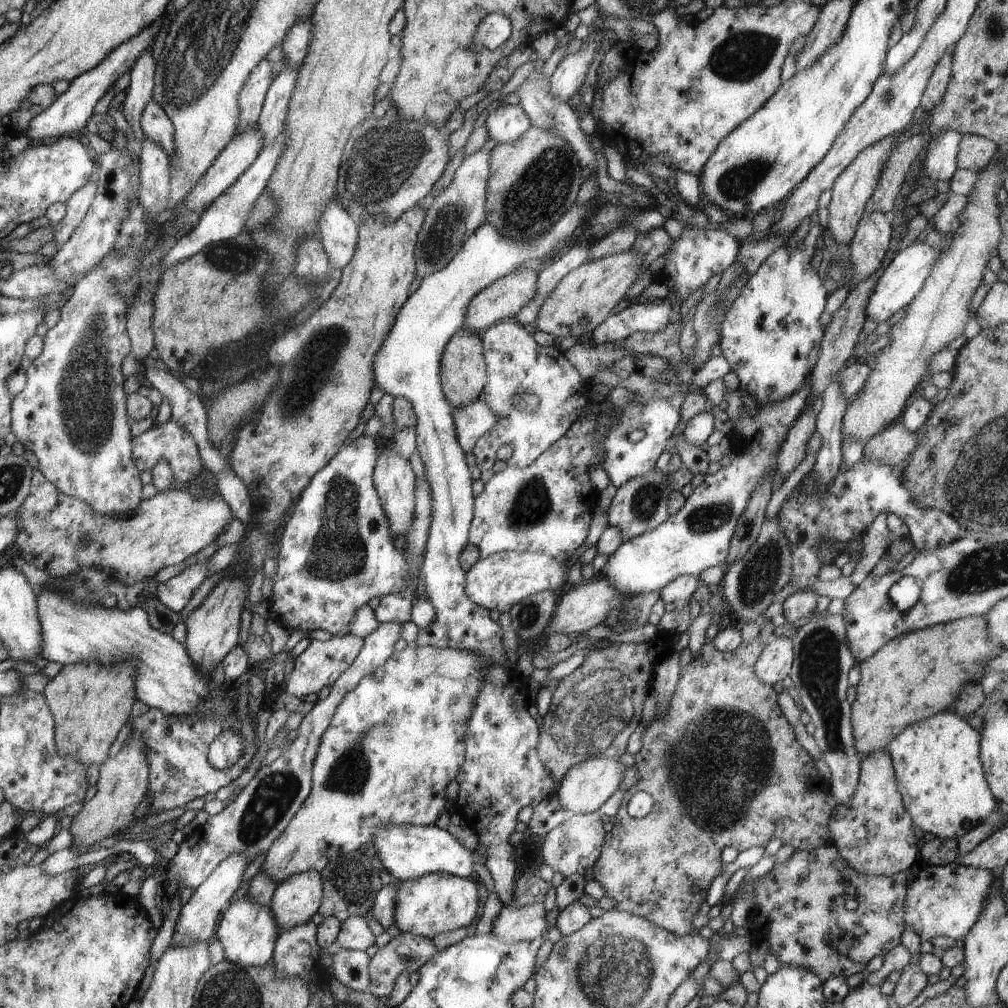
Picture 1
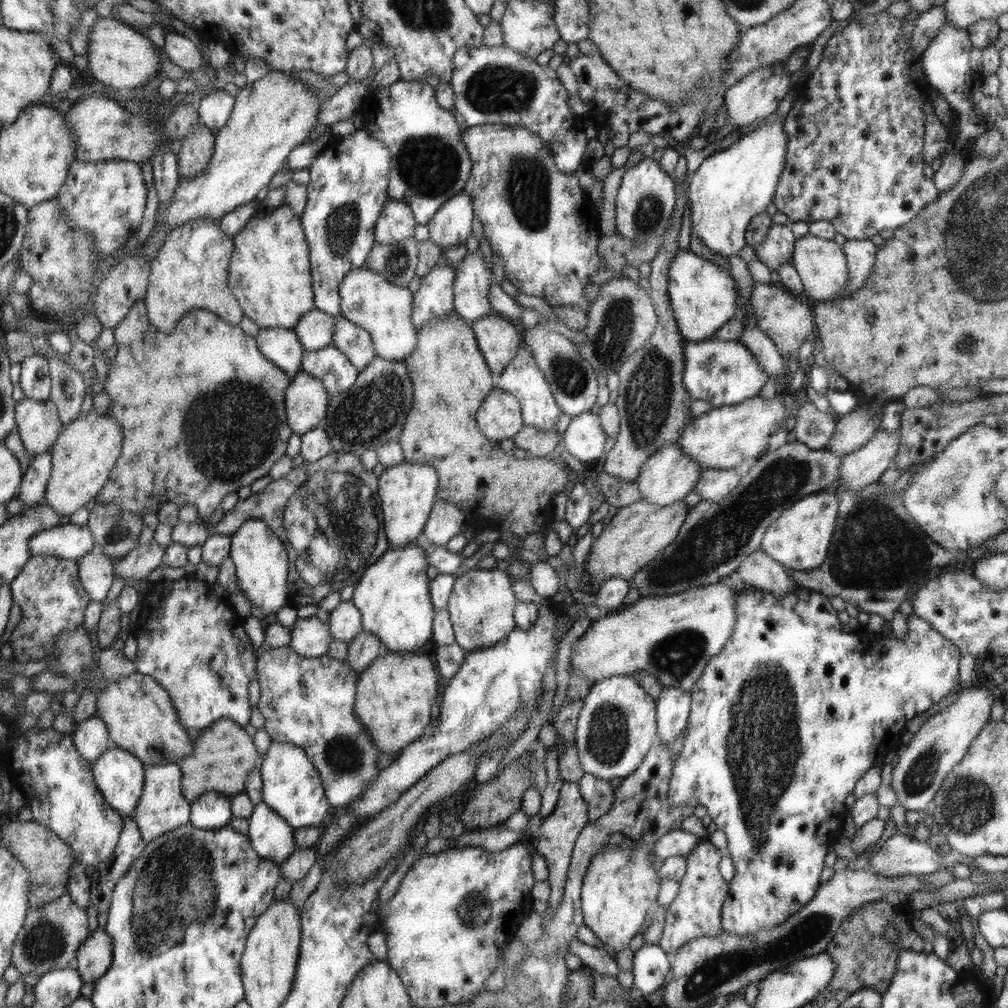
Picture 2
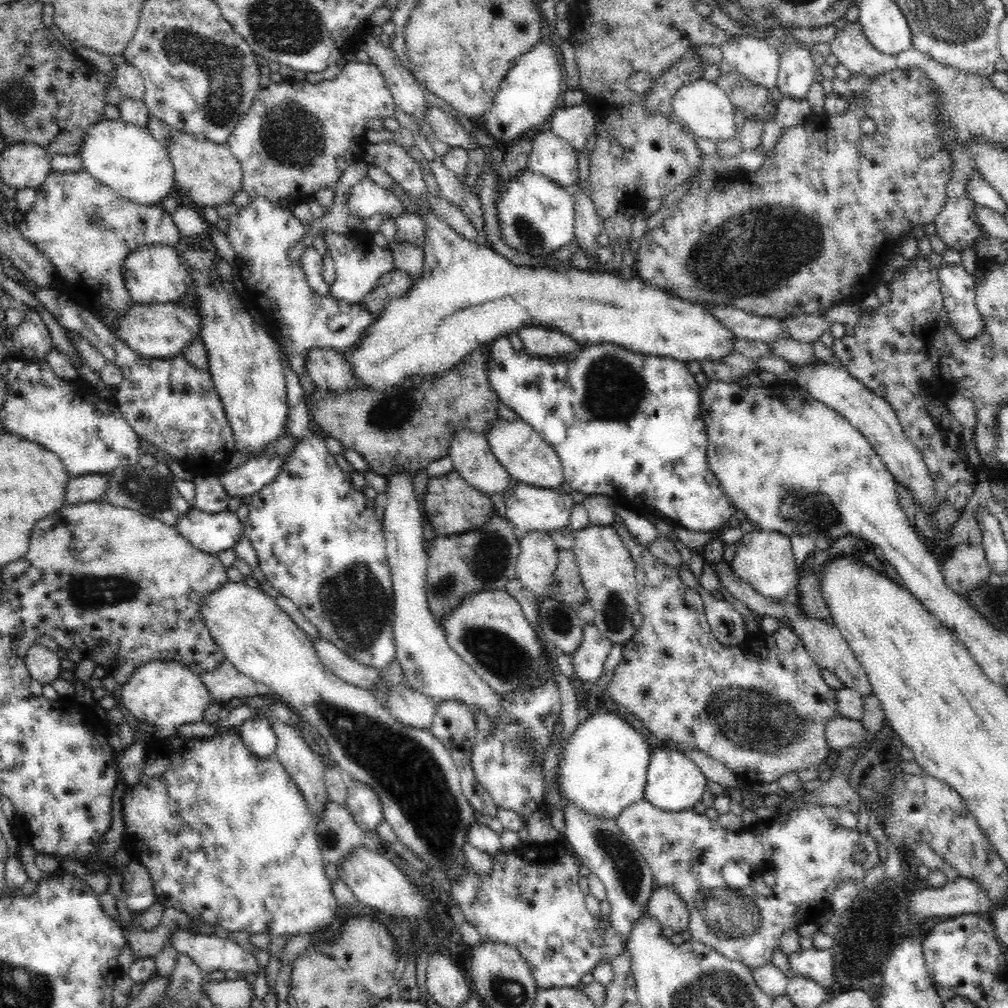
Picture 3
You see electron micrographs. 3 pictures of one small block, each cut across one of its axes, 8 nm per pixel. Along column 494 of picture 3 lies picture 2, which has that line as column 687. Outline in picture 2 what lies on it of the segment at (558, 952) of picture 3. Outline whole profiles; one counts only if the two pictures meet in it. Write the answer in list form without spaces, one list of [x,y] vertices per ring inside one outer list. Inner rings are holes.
[[[703,839],[686,857],[686,870],[679,882],[679,893],[666,908],[665,925],[660,945],[671,957],[692,940],[701,937],[718,937],[724,932],[721,919],[724,915],[725,899],[731,886],[720,874],[718,864],[722,853],[709,840]]]

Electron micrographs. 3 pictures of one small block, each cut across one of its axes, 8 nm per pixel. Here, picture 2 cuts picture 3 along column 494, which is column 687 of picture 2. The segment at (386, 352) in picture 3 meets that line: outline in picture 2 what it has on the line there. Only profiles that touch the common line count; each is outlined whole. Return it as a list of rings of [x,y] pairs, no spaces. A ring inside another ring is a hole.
[[[679,250],[669,266],[668,291],[677,325],[686,341],[713,338],[715,332],[736,314],[736,288],[731,274],[691,250]]]

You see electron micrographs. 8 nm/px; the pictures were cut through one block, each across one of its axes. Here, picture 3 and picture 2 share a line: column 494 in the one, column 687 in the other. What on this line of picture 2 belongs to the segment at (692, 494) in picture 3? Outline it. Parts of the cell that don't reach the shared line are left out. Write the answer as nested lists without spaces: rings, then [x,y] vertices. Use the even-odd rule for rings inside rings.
[[[710,338],[705,341],[684,340],[685,370],[683,379],[693,400],[706,400],[711,408],[744,403],[753,399],[769,376],[758,359],[740,341]]]

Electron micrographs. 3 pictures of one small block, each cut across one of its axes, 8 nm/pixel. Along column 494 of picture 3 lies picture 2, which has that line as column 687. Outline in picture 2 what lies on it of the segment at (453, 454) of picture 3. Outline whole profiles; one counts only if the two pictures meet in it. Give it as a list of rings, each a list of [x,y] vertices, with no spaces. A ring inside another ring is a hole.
[[[677,442],[667,444],[642,467],[641,475],[634,482],[638,485],[642,500],[650,501],[650,505],[664,507],[674,505],[693,491],[701,480],[702,465],[698,465],[694,458],[688,457],[681,451],[681,445]]]

